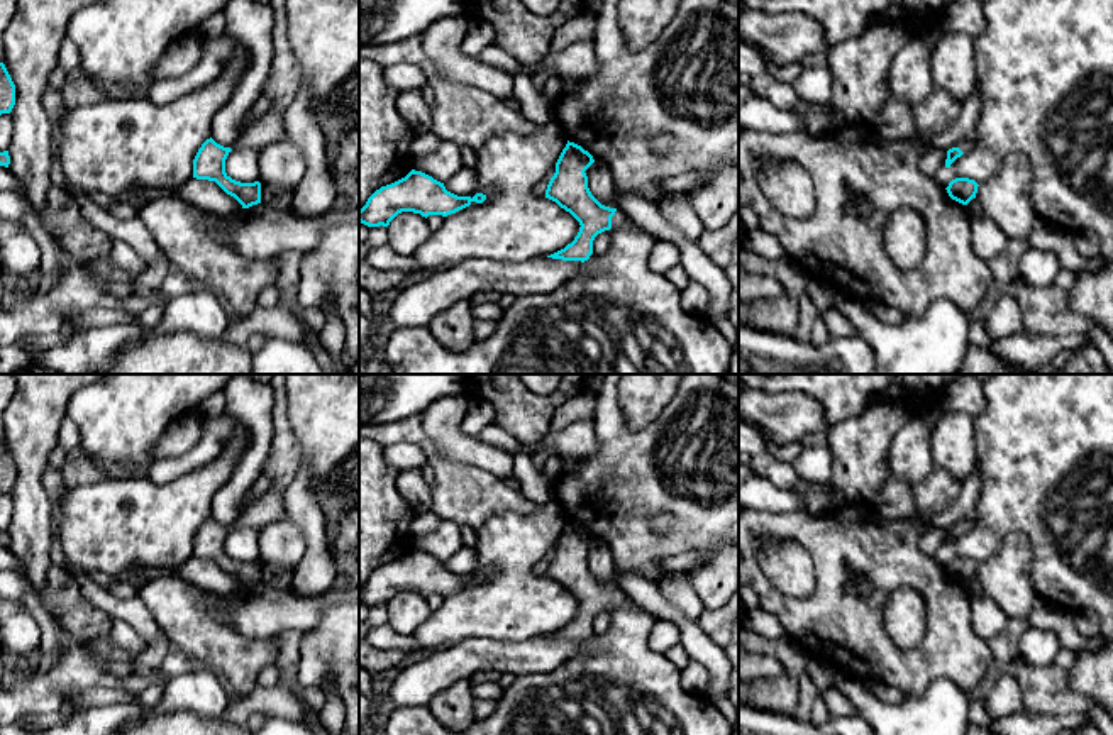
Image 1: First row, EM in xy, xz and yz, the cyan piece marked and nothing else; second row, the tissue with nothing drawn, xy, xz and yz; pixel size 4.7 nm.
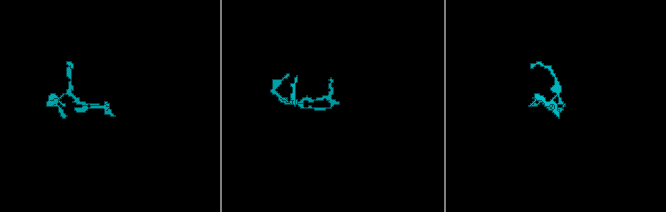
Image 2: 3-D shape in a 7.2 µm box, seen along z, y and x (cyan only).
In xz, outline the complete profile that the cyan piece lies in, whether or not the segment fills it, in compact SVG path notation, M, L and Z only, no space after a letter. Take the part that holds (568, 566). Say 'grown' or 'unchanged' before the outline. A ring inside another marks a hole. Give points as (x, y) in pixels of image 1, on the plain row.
grown; M568 520L547 564L545 578L569 591L581 606L571 623L547 637L584 642L593 633L593 620L598 613L610 608L637 606L620 588L605 586L591 574L584 550L593 542L588 530Z

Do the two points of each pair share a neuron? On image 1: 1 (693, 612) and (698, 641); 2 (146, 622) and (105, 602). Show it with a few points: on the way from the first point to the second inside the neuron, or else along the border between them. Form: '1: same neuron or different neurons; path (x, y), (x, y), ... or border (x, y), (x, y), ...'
1: different neurons; border (663, 596), (695, 622)
2: same neuron; path (136, 613), (116, 608)

